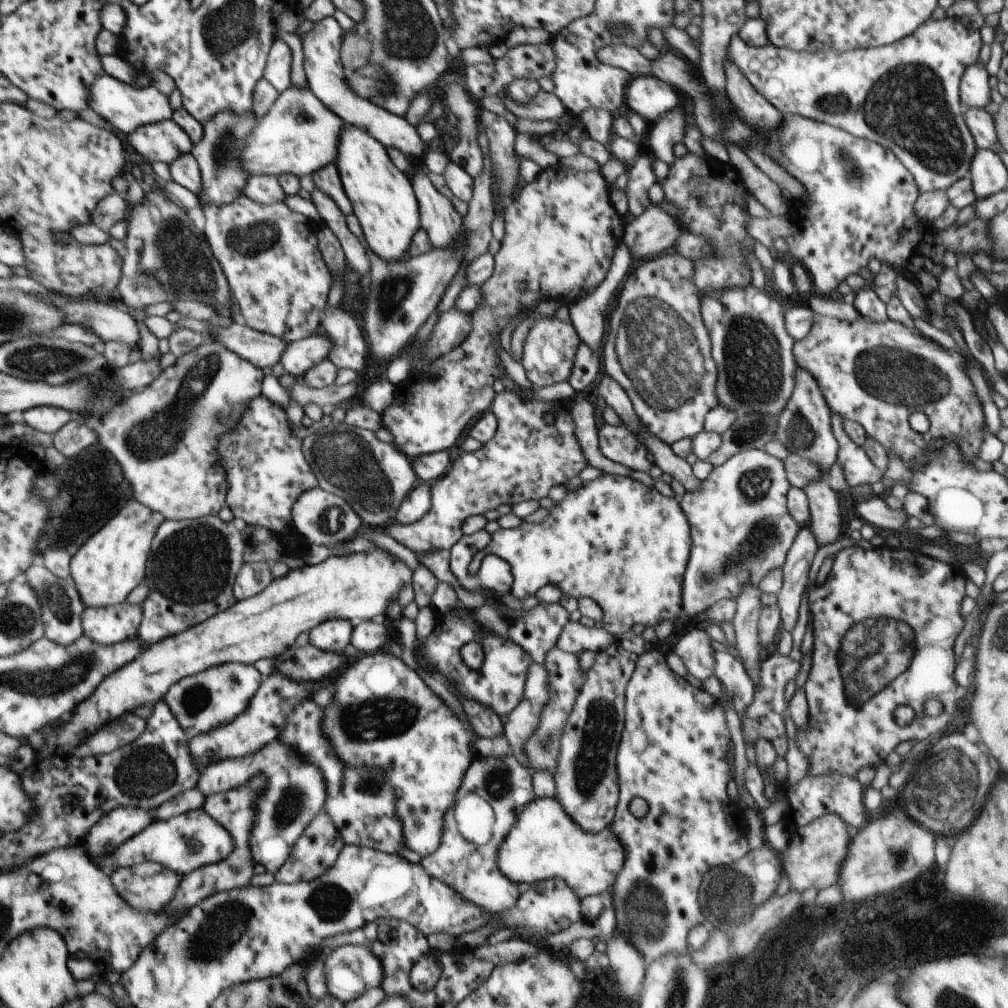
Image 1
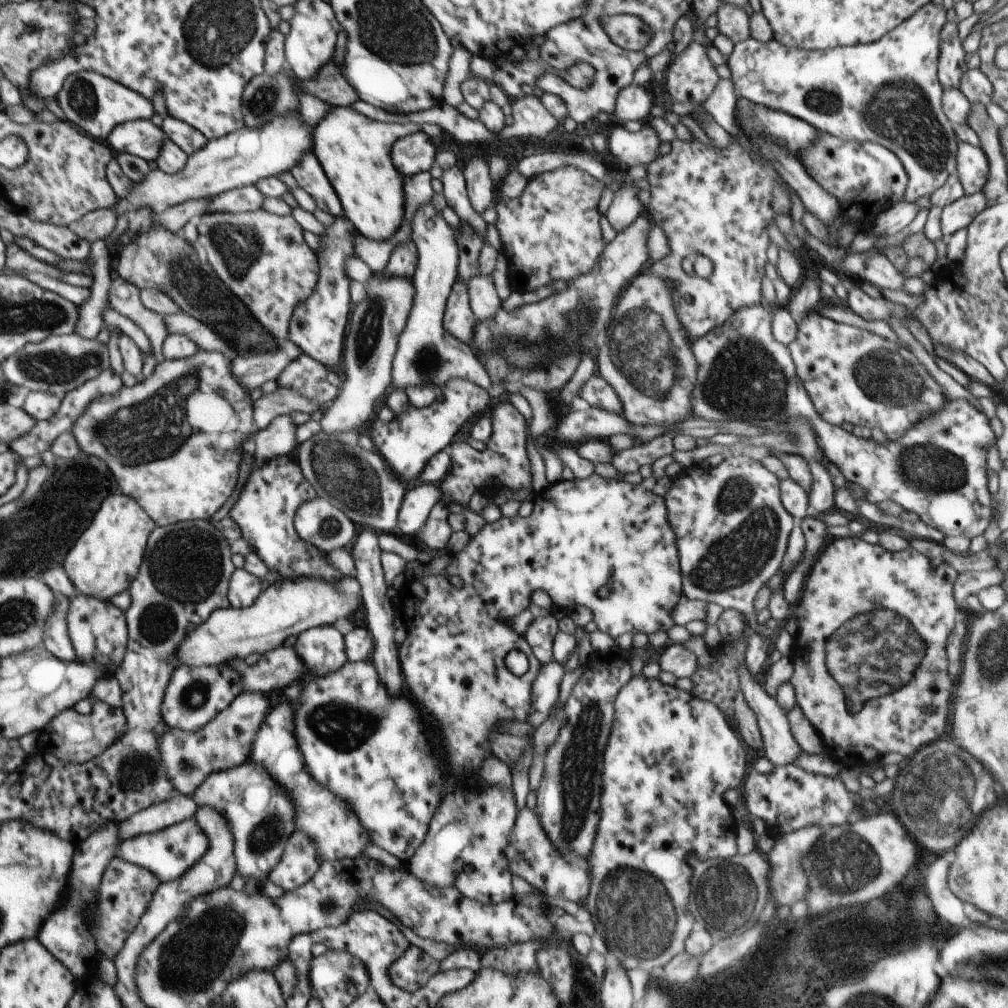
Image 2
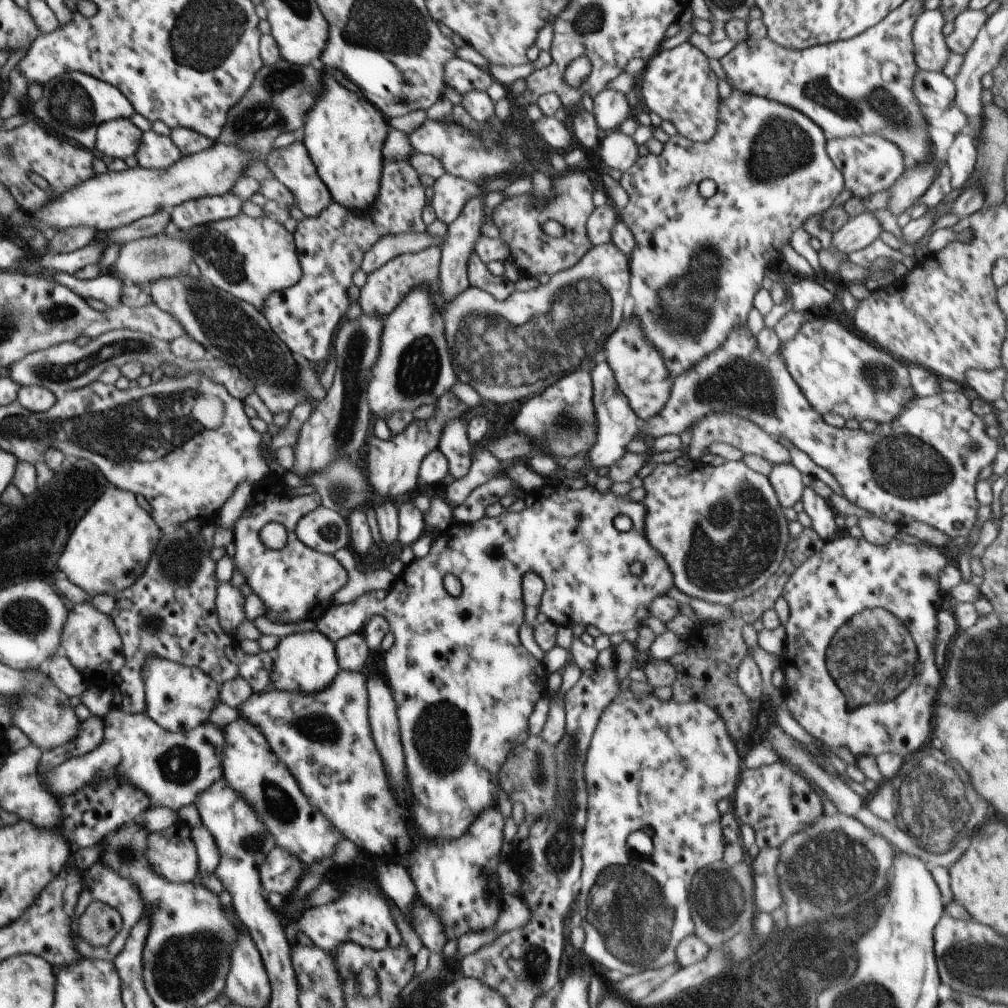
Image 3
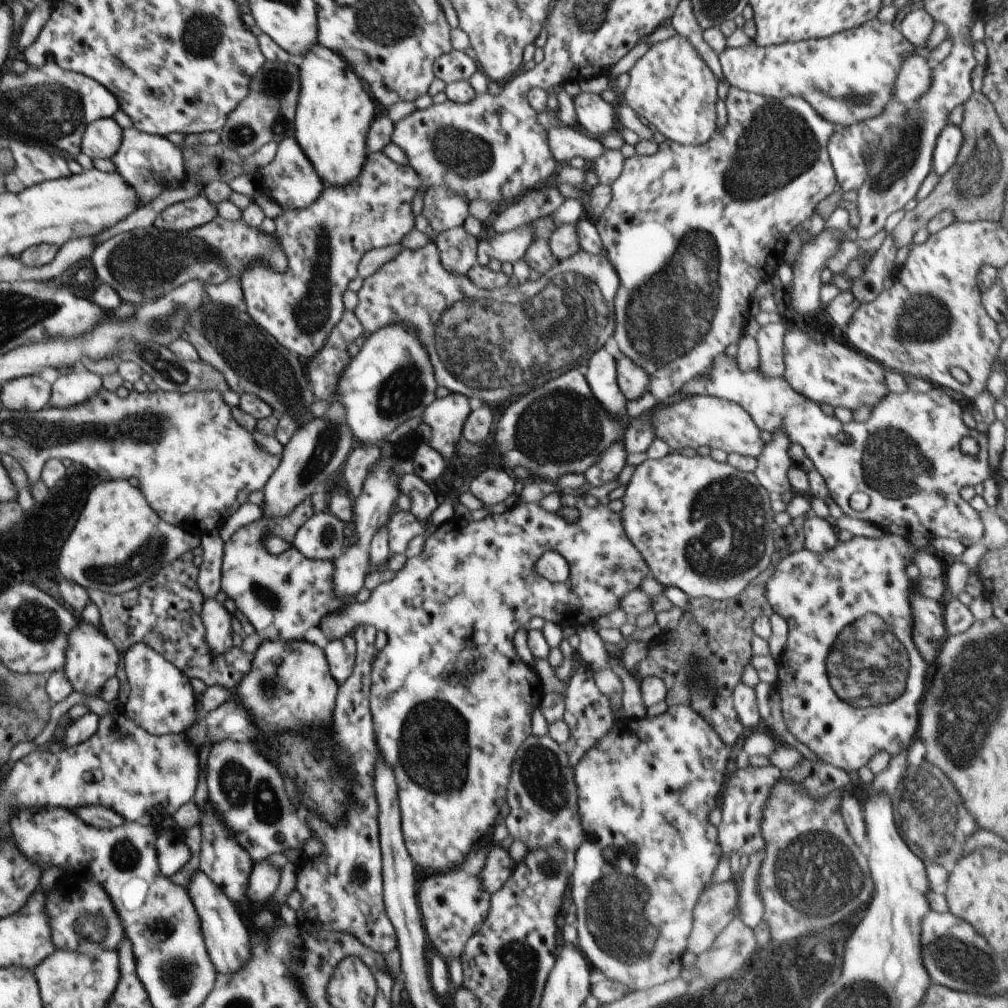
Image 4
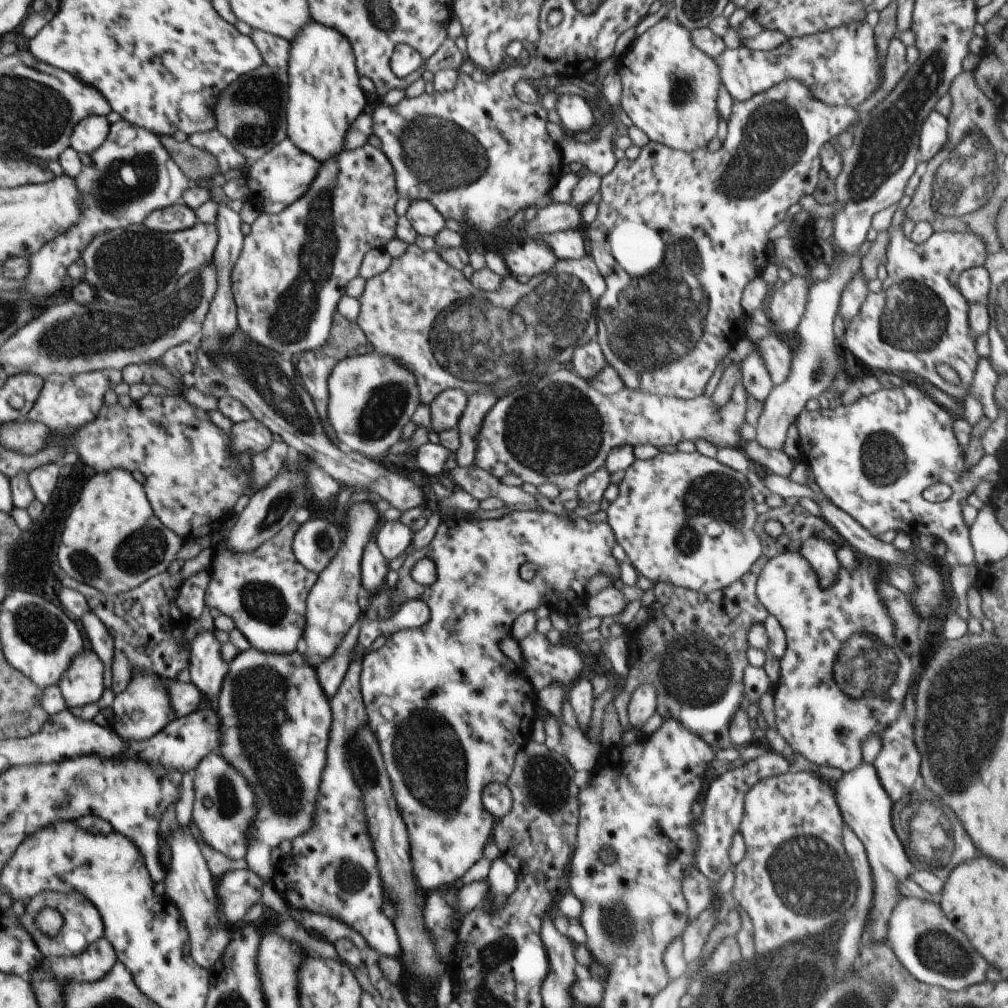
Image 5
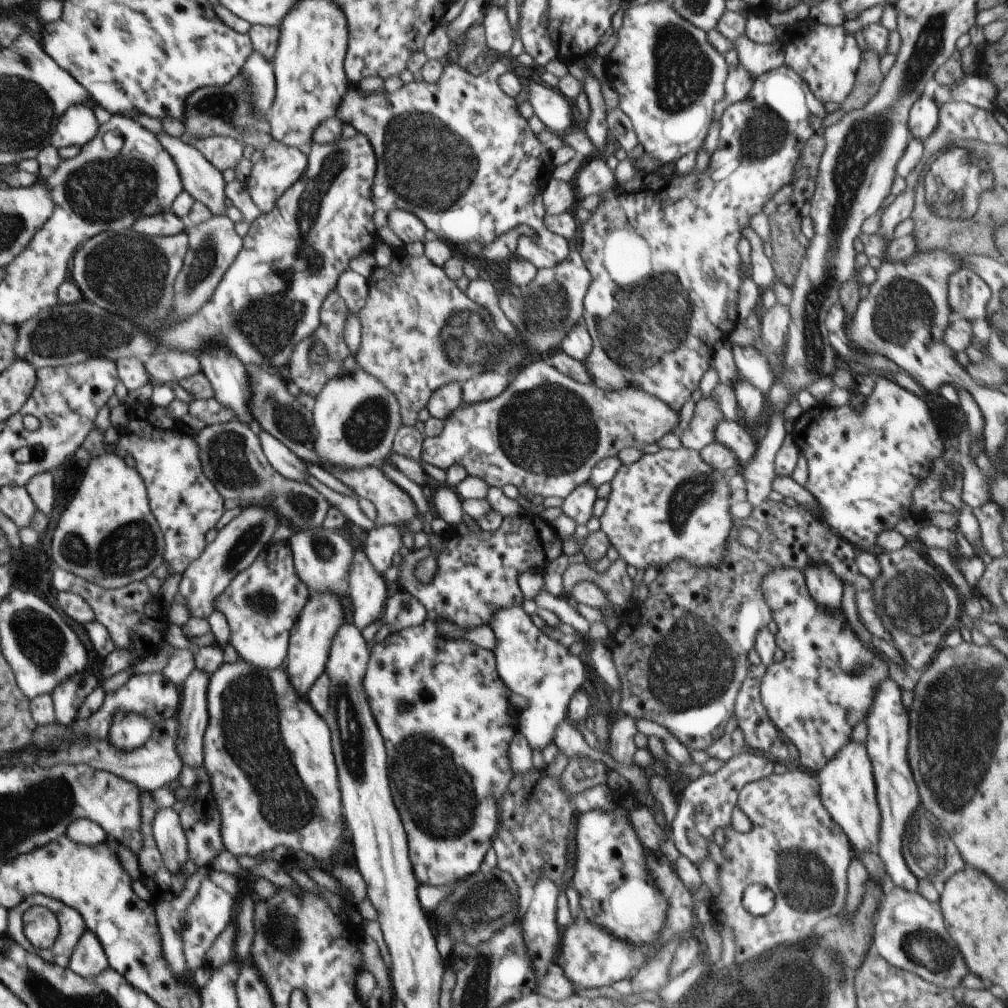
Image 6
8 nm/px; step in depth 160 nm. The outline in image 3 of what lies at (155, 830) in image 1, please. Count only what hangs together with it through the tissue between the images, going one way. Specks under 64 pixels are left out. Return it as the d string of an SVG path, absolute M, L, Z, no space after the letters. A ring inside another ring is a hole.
M178 820L161 833L150 835L147 844L149 847L145 853L151 868L171 883L193 882L200 872L197 848L191 837L191 828L186 821Z

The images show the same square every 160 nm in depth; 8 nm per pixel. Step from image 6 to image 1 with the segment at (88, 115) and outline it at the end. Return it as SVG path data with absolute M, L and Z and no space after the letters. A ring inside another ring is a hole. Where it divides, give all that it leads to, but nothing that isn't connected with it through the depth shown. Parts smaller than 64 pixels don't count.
M174 119L138 127L134 132L127 133L127 138L129 144L135 148L138 154L144 156L149 164L156 161L170 164L179 156L190 153L193 149L193 142L189 134Z

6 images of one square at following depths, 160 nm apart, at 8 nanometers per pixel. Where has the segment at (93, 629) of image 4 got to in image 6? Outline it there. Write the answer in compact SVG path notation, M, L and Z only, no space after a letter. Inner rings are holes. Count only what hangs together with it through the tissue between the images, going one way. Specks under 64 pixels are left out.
M82 672L82 674L66 679L56 690L50 692L53 698L56 722L65 727L74 722L82 702L98 686L100 686L99 678Z

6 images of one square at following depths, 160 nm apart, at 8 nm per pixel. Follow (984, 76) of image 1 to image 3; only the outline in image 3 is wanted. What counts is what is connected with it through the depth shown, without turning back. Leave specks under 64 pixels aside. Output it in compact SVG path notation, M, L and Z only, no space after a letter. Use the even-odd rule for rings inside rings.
M926 9L916 21L912 31L915 46L915 61L923 71L940 71L946 62L951 50L942 33L944 18L940 10Z

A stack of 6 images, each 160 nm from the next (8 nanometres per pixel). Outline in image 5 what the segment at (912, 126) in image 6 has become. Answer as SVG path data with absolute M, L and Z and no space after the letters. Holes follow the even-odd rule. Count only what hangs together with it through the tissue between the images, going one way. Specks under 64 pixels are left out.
M934 109L920 126L919 160L926 166L943 148L948 140L949 120Z

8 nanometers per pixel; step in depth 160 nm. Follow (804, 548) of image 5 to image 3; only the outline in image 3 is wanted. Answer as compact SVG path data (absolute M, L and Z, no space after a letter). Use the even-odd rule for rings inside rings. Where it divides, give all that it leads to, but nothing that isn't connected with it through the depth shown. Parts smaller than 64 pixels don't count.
M806 483L801 500L805 513L811 518L812 529L820 538L826 542L833 538L836 532L836 514L828 505L825 498L822 498L810 485Z

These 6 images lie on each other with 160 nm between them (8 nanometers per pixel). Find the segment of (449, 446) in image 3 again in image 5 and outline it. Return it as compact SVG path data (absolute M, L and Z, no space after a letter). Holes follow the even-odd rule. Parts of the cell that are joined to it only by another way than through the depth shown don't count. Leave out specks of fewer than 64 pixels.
M446 389L429 404L432 430L437 433L456 429L467 405L468 394L462 389Z

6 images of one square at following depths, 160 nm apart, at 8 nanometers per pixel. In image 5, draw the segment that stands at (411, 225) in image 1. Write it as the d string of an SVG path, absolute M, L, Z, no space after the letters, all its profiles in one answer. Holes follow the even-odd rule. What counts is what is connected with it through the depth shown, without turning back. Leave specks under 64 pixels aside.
M314 21L302 28L290 42L286 70L289 76L287 137L302 152L323 163L346 149L346 133L366 106L354 51L345 36Z

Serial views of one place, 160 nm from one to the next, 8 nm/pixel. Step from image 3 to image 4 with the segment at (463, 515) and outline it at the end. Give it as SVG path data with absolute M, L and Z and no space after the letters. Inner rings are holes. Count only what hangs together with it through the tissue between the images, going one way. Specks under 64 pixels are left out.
M487 469L476 475L469 484L469 491L486 504L500 504L514 495L514 483L505 469Z

